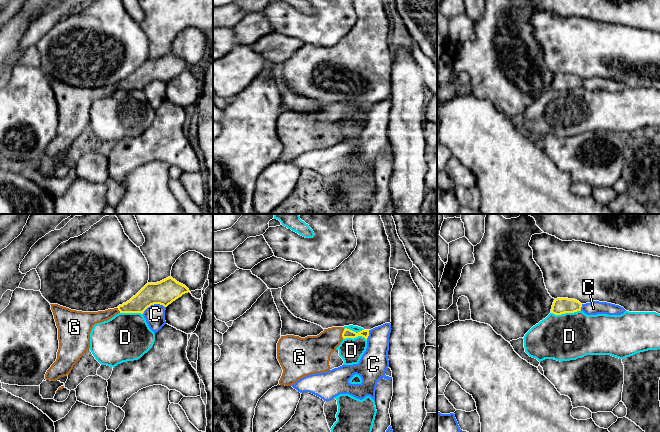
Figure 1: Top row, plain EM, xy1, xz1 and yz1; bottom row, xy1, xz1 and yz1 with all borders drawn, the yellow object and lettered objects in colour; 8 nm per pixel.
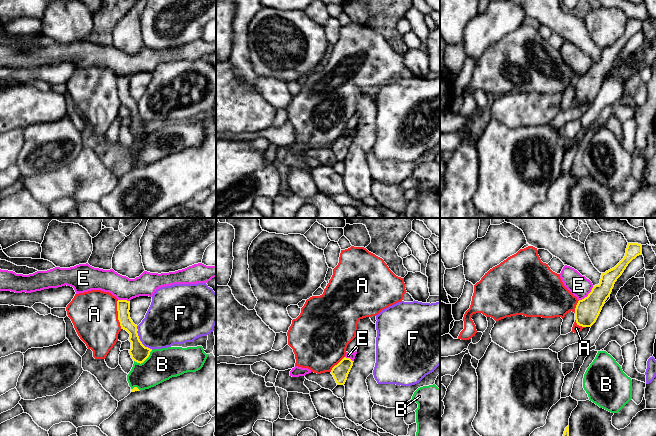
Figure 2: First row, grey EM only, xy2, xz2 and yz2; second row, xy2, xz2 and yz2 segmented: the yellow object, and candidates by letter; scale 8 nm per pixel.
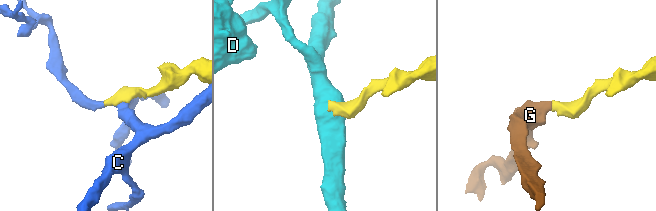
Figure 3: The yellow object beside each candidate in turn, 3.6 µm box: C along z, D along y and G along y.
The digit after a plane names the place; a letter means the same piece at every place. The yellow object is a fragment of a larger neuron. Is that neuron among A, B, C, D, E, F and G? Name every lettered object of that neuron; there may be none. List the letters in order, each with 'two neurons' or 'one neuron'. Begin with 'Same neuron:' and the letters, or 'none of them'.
Same neuron: G
A: two neurons
B: two neurons
C: two neurons
D: two neurons
E: two neurons
F: two neurons
G: one neuron

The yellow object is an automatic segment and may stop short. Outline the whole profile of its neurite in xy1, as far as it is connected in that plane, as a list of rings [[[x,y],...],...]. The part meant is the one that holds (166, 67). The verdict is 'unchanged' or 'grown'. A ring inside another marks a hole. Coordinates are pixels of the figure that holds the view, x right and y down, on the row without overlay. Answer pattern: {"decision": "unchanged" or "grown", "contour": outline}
{"decision": "grown", "contour": [[[168,53],[157,59],[147,59],[129,77],[117,84],[98,88],[71,86],[50,80],[58,104],[59,125],[57,135],[47,146],[45,155],[56,157],[69,151],[74,141],[90,124],[90,109],[97,99],[107,97],[118,89],[141,89],[154,80],[167,83],[189,65]]]}

